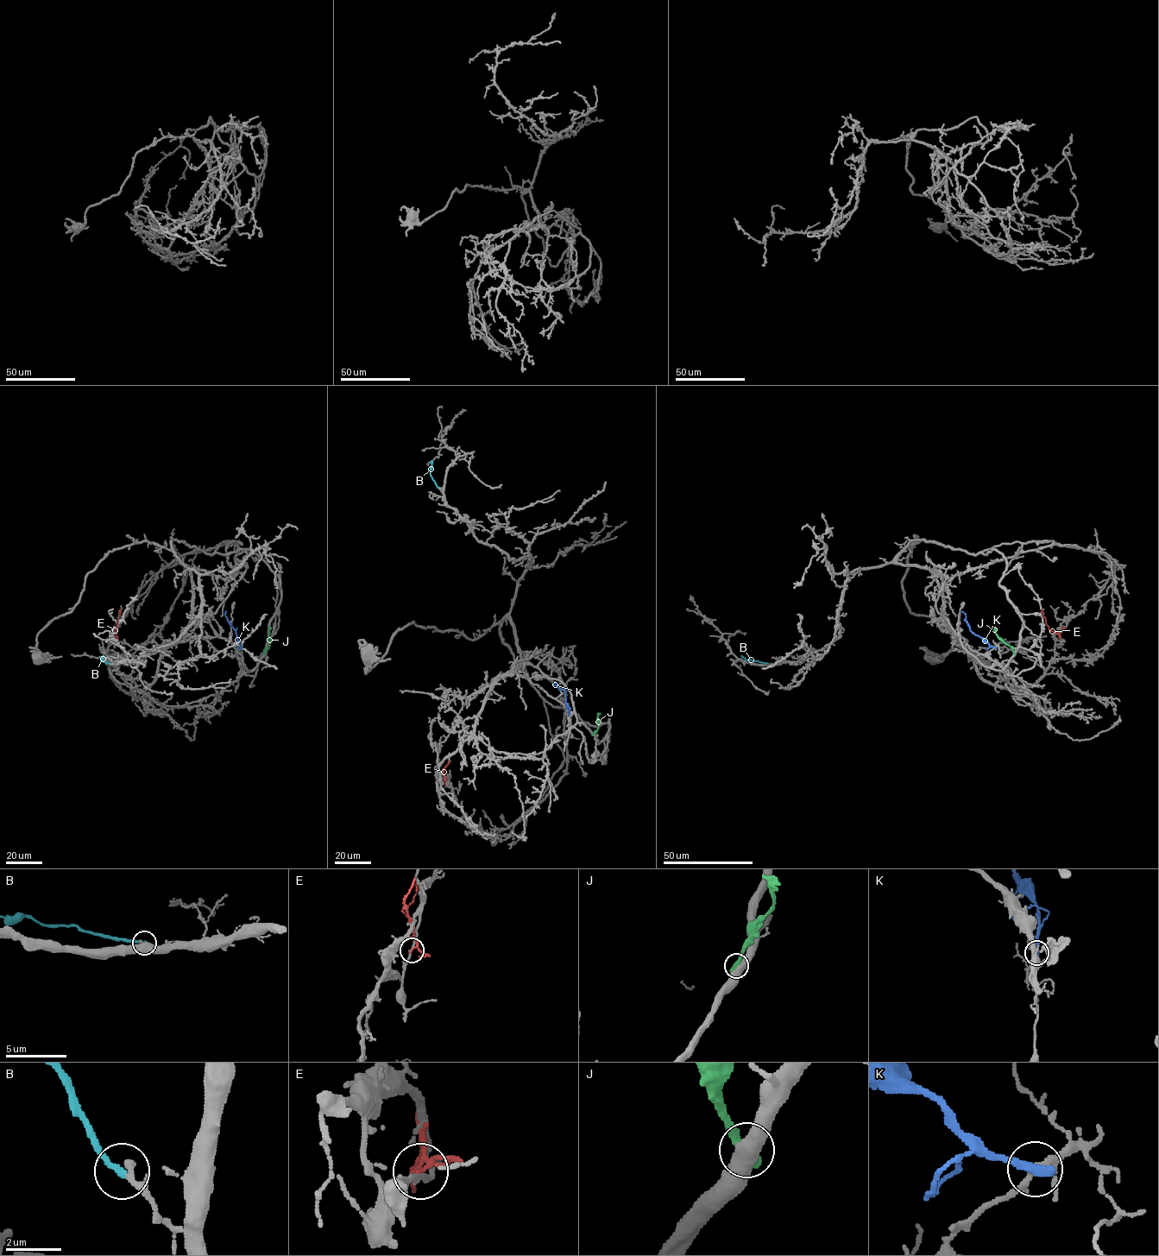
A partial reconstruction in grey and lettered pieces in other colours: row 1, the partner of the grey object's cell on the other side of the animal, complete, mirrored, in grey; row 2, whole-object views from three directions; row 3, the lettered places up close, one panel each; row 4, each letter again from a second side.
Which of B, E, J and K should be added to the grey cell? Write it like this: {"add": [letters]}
{"add": ["B"]}

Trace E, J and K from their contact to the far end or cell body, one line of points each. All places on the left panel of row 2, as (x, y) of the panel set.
E: (116, 637), (114, 630), (120, 609)
J: (264, 653), (269, 645), (271, 628)
K: (240, 647), (236, 631), (225, 612)

